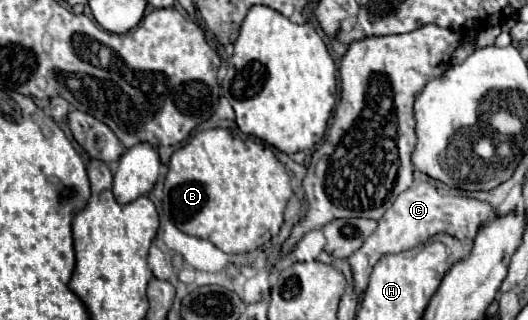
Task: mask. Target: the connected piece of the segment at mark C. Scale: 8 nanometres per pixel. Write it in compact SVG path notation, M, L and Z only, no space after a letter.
M417 183L403 191L397 201L387 209L387 213L379 219L377 229L365 239L363 247L347 257L347 263L353 273L353 291L357 297L361 297L367 289L367 279L375 267L375 263L383 255L395 255L399 251L409 251L411 247L427 243L437 233L447 233L457 239L475 237L479 229L489 221L491 205L481 203L477 199L465 197L465 195L441 195L433 185L429 183Z

